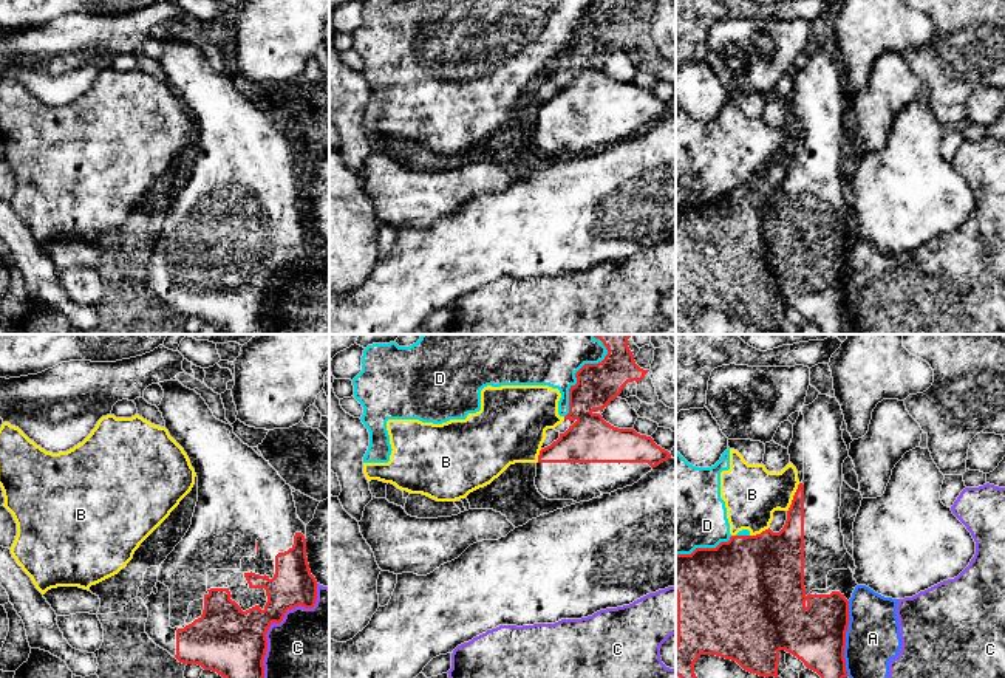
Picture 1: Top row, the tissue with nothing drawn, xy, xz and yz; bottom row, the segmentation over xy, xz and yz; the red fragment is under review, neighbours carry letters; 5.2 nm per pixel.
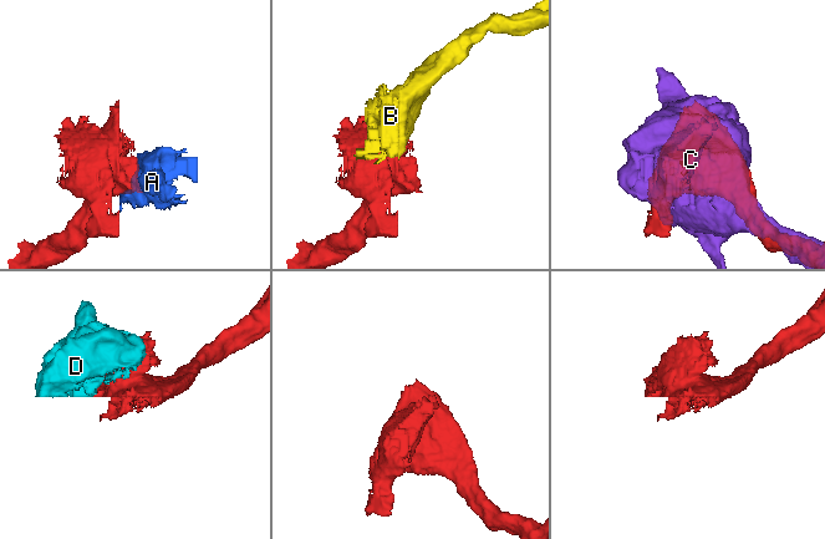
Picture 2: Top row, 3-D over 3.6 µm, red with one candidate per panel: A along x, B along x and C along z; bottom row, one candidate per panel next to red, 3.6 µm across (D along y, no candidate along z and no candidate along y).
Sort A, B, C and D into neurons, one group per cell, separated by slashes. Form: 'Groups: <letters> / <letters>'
Groups: A C / B D

